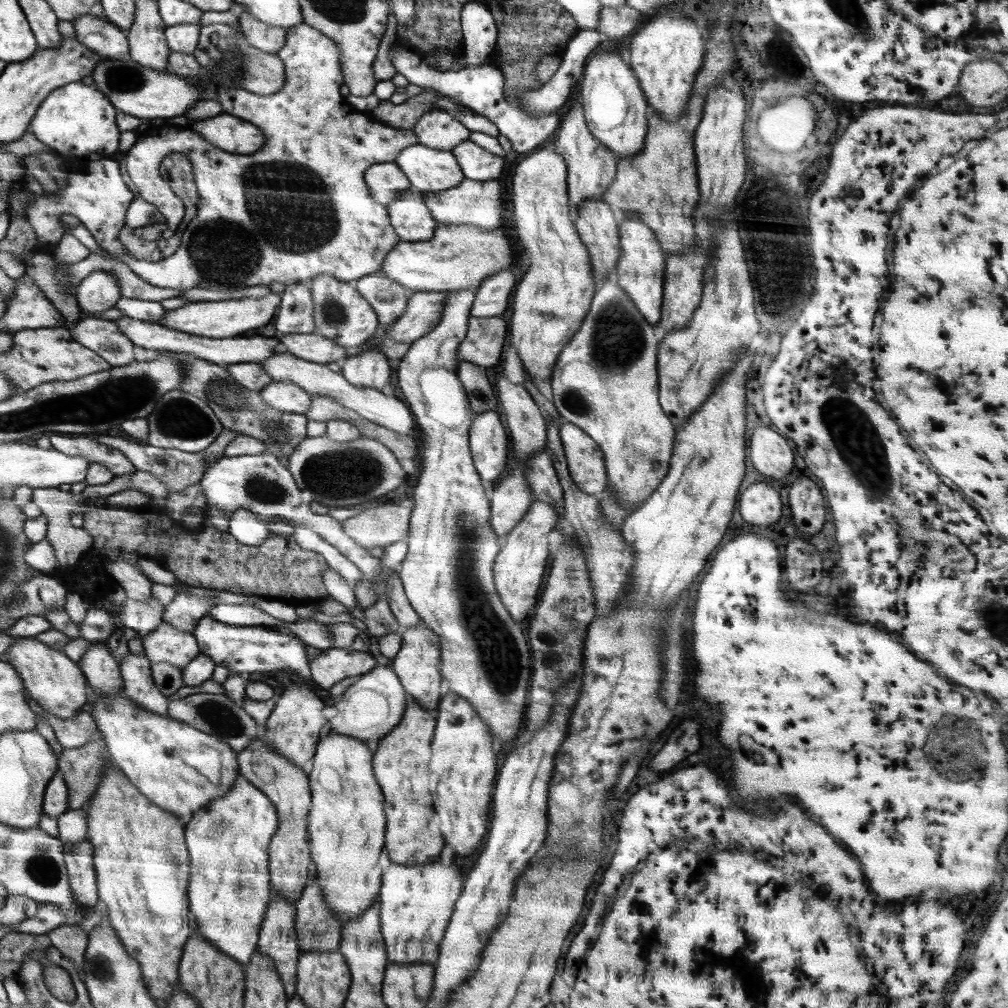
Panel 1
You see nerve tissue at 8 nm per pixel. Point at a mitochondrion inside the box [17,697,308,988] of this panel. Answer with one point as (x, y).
(41, 866)

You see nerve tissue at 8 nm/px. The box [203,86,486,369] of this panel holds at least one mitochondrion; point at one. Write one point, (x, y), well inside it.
(335, 314)

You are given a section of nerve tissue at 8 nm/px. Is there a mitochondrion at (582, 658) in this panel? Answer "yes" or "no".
no

